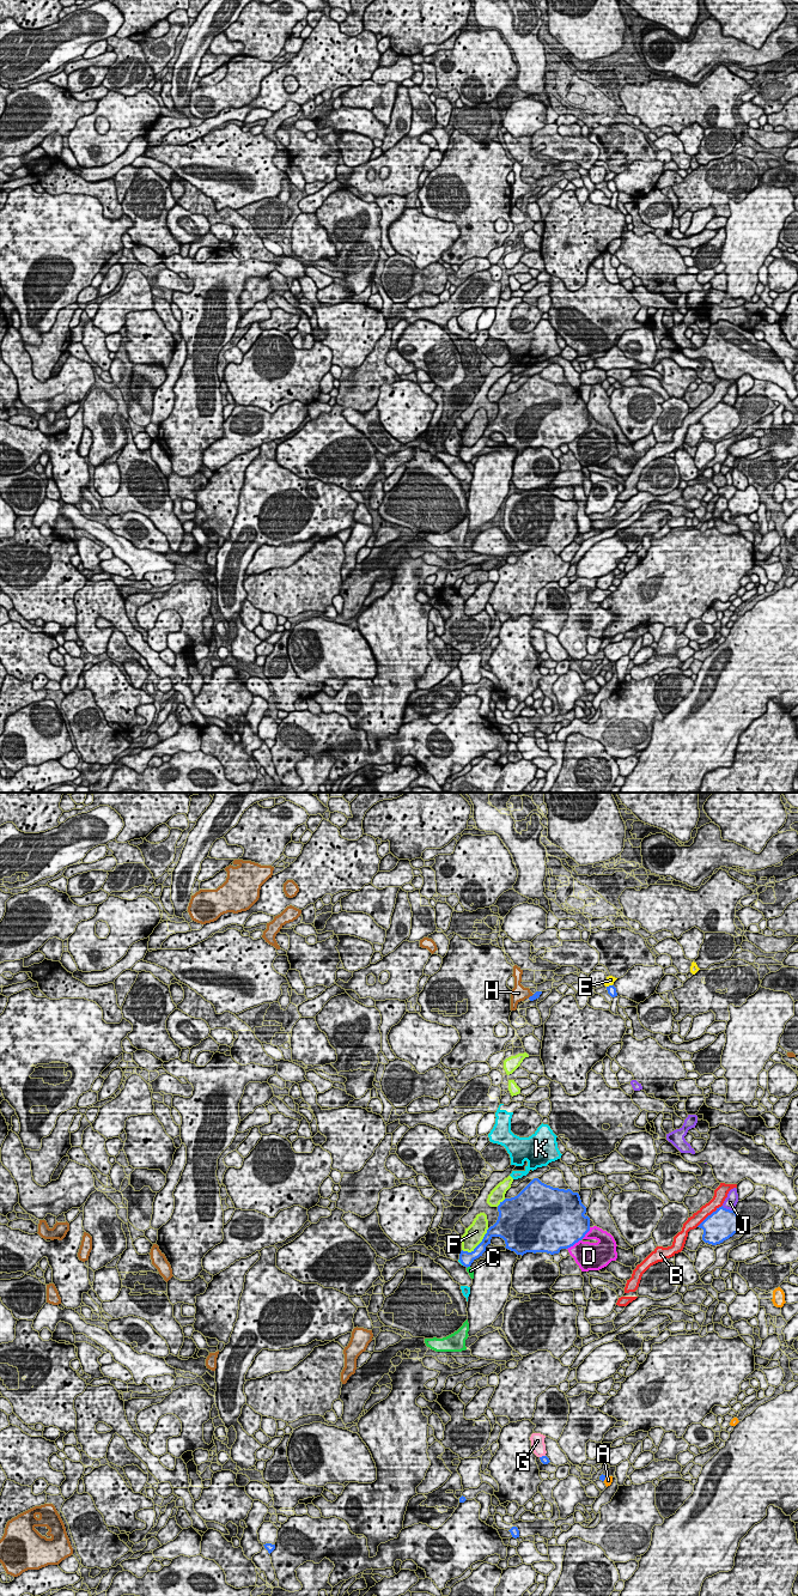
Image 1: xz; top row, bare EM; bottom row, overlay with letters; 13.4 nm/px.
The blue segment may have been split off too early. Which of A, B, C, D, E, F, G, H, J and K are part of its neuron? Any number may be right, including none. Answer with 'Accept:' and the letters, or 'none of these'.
Accept: none of these

